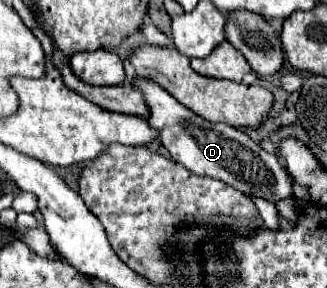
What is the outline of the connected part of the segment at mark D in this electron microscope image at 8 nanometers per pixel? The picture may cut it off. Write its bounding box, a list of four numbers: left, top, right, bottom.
[133,77,293,203]

